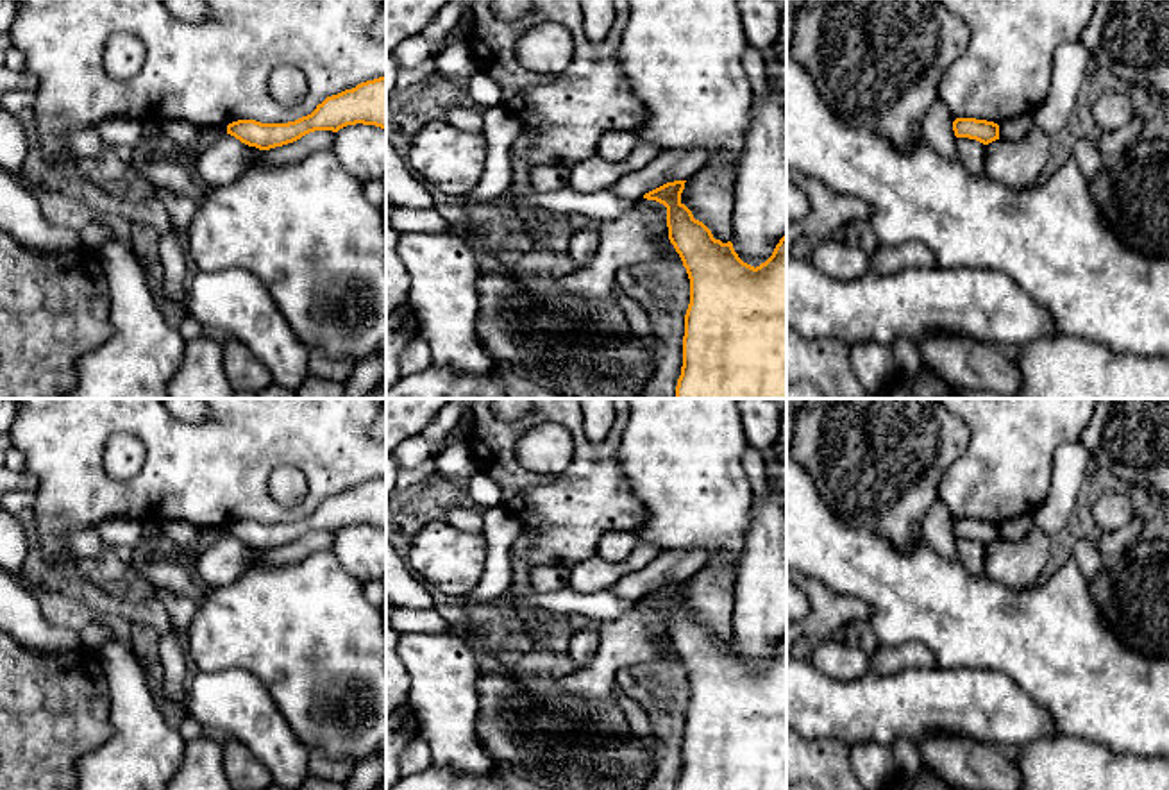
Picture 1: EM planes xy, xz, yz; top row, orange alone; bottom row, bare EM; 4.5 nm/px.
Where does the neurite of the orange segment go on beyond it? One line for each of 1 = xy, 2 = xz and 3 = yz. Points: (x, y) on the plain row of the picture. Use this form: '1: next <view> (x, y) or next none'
1: next none
2: next none
3: next none

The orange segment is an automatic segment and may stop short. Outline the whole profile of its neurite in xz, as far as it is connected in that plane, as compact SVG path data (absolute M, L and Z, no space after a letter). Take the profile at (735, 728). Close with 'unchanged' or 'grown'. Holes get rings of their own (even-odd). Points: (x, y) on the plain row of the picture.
M686 581L643 595L667 608L669 640L690 679L683 767L676 790L786 790L786 635L760 667L744 663L733 643L715 640L681 602Z; unchanged

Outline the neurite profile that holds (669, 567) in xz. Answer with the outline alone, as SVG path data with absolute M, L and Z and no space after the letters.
M702 549L663 552L642 570L624 576L611 592L626 601L638 602L645 593L667 583L688 581L704 565L706 552Z

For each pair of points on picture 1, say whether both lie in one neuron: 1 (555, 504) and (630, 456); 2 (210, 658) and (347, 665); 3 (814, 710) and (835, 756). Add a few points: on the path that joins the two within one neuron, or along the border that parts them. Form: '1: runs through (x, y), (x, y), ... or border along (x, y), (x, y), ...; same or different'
1: border along (626, 420), (617, 447), (617, 462), (639, 499); different
2: runs through (243, 651), (313, 651); same
3: border along (805, 737), (837, 739), (848, 747); different

